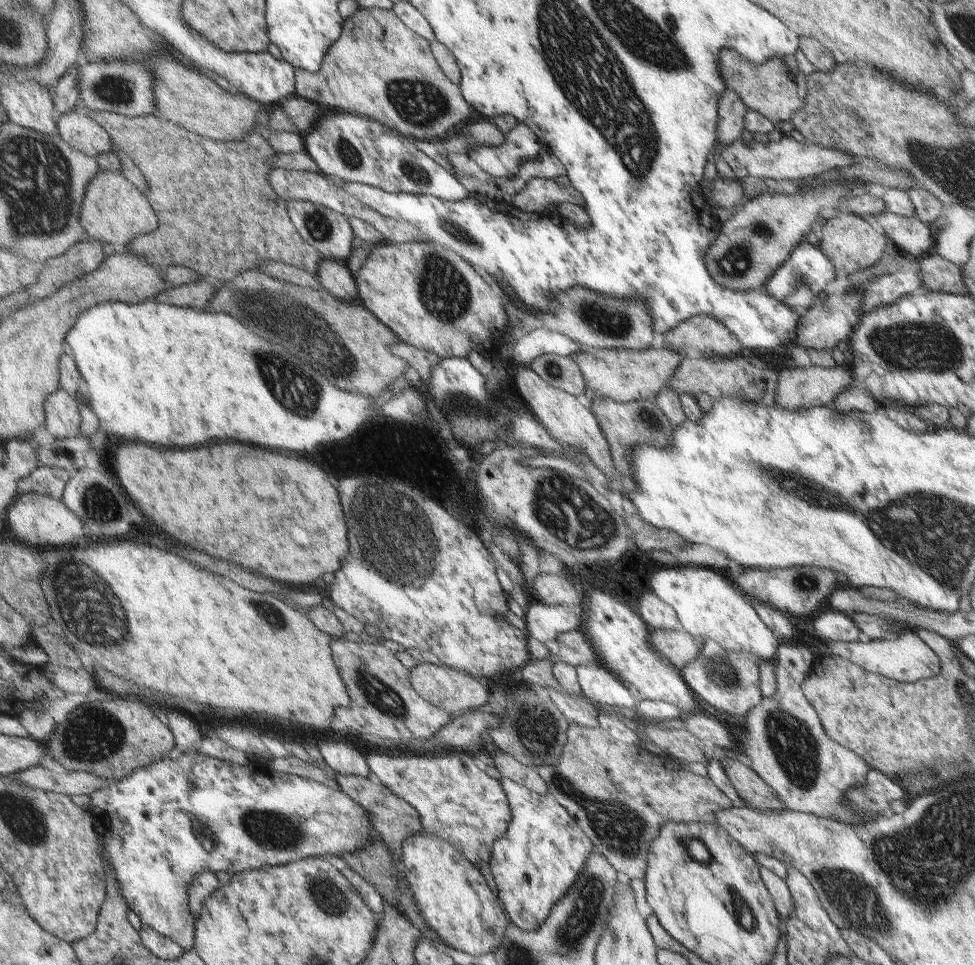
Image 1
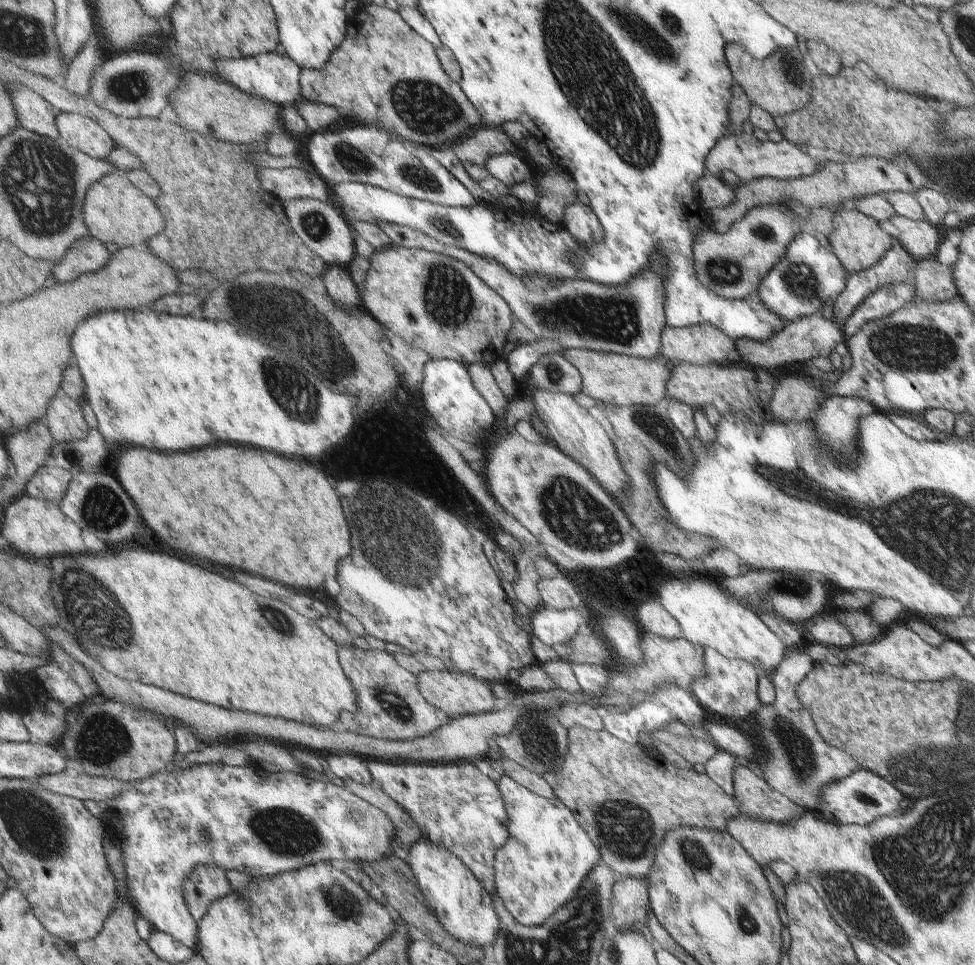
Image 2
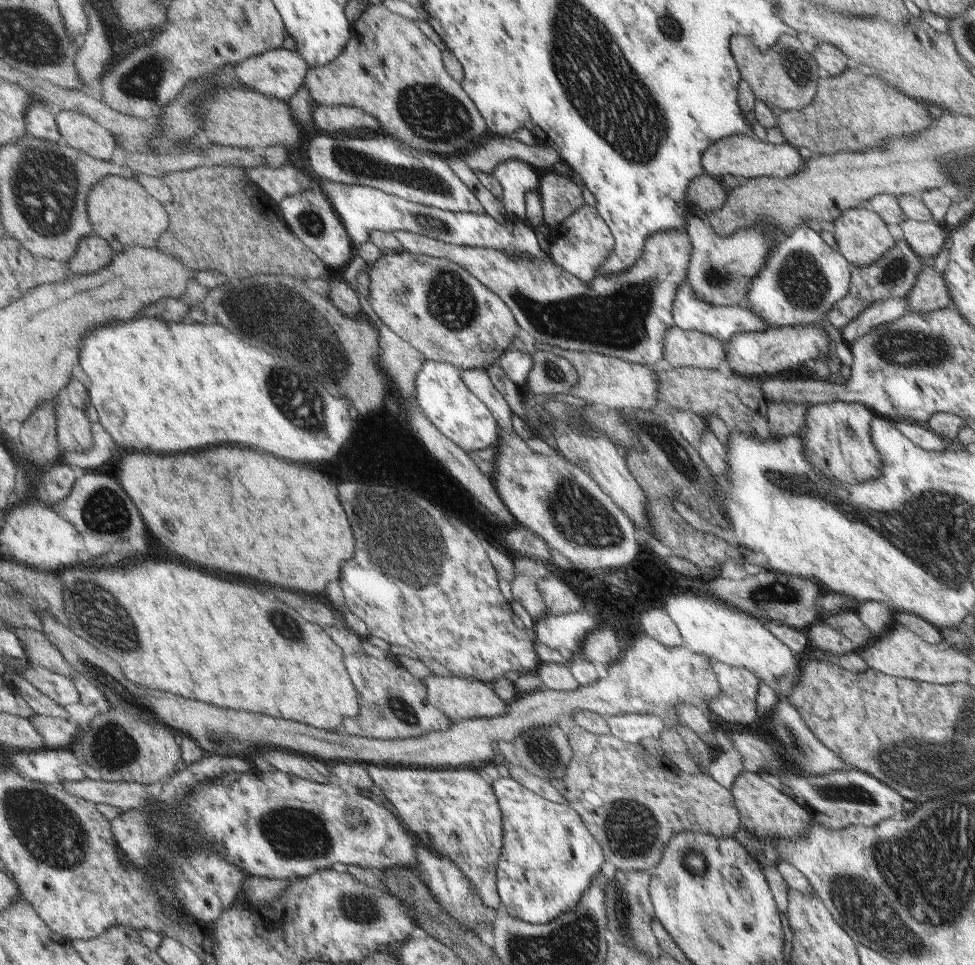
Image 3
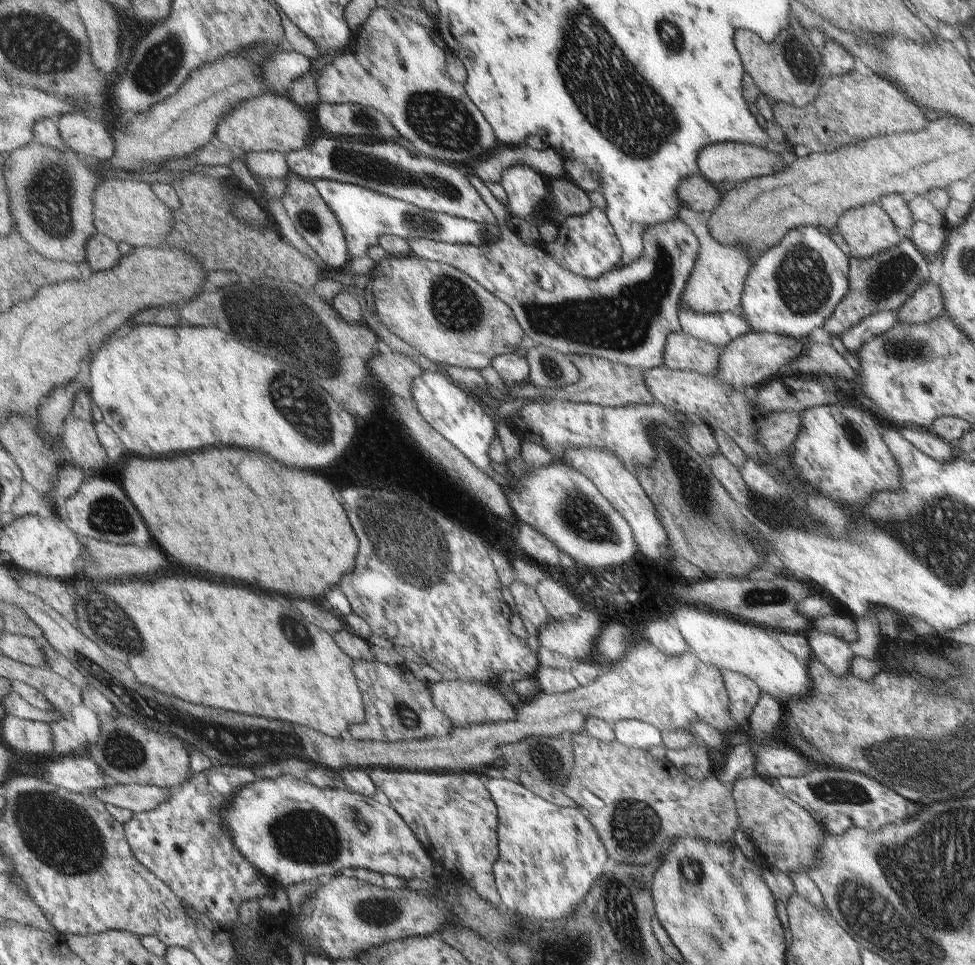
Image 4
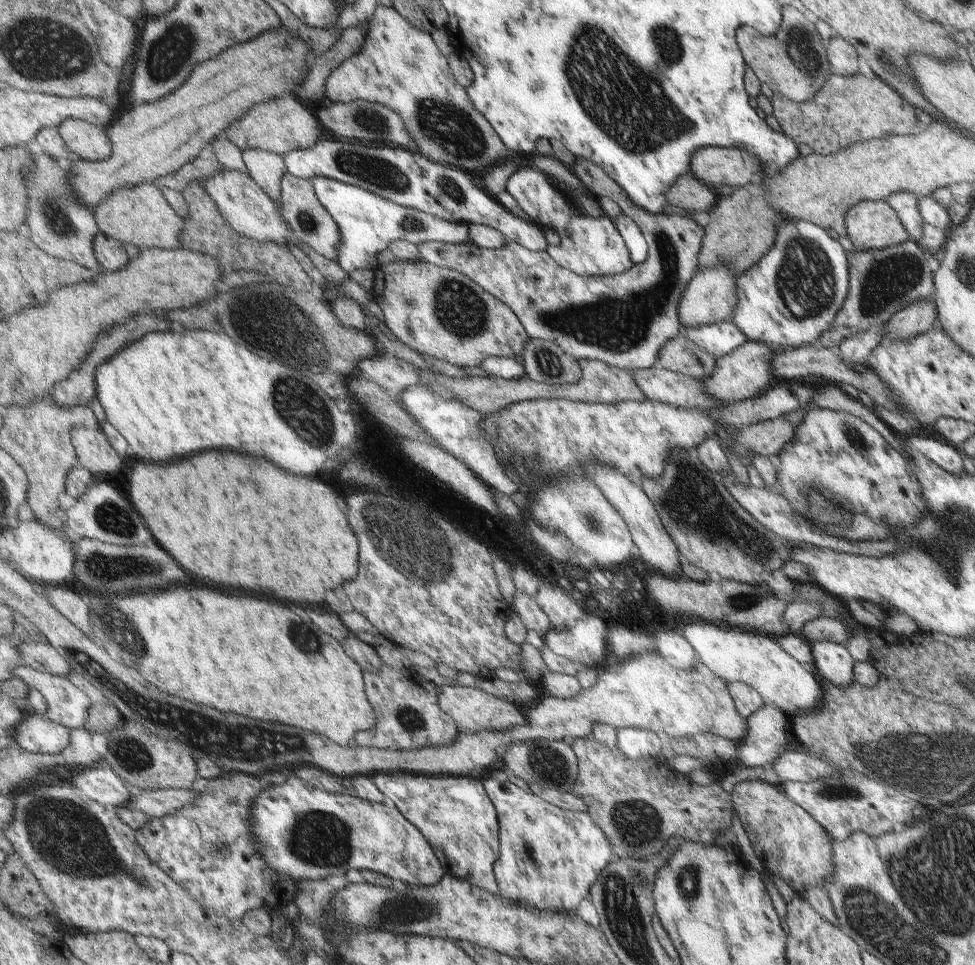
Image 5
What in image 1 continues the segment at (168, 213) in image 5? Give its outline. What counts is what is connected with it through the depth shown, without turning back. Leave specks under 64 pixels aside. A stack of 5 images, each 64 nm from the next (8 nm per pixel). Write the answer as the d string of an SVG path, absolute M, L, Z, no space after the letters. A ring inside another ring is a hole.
M99 170L99 174L95 174L91 180L91 186L87 186L79 222L91 240L111 244L115 248L129 248L135 238L141 238L143 234L155 234L155 230L159 230L159 214L155 208L151 208L151 200L147 200L147 196L121 172L111 170Z

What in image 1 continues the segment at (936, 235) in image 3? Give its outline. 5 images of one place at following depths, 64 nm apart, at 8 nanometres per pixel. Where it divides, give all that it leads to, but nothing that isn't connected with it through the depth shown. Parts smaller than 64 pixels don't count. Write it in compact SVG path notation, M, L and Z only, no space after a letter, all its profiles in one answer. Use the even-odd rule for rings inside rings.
M891 212L871 214L877 226L885 232L889 244L909 258L927 256L931 250L931 230L913 216L899 216Z

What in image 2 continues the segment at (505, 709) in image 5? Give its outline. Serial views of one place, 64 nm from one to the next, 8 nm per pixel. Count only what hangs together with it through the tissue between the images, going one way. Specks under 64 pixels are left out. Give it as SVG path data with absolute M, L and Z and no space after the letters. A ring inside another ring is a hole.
M421 670L415 674L417 684L419 684L419 692L421 696L435 708L441 708L443 712L447 712L449 718L461 716L461 714L475 714L475 712L491 712L491 704L493 704L493 694L491 690L477 680L475 676L467 676L461 672L453 672L453 670Z

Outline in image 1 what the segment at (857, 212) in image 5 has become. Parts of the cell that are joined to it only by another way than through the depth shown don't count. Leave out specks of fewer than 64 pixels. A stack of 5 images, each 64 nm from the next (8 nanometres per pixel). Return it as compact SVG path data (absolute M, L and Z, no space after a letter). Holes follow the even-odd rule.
M843 212L843 214L835 216L835 218L829 218L821 226L821 238L817 242L819 242L817 250L821 250L821 254L835 268L835 278L837 280L847 280L851 274L867 270L879 258L879 254L885 248L891 246L887 236L875 232L867 222L863 222L859 216L853 216L849 212Z

